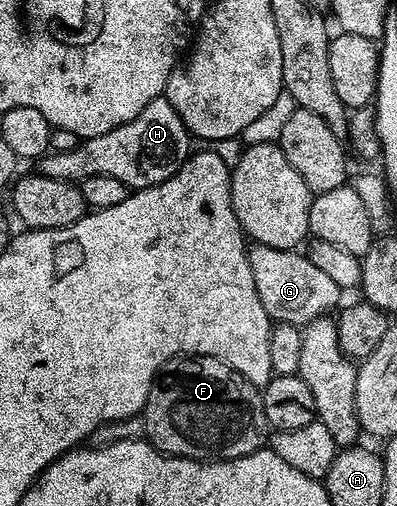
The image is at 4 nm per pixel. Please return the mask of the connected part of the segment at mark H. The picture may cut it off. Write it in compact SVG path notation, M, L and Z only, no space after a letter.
M166 95L153 98L133 122L125 122L117 126L117 130L109 130L109 134L97 134L86 137L73 150L64 152L48 151L37 161L38 175L57 178L64 182L78 182L94 176L117 178L117 182L125 182L129 190L138 190L157 186L173 174L181 170L181 166L192 155L193 137L188 132L185 122L173 110Z

